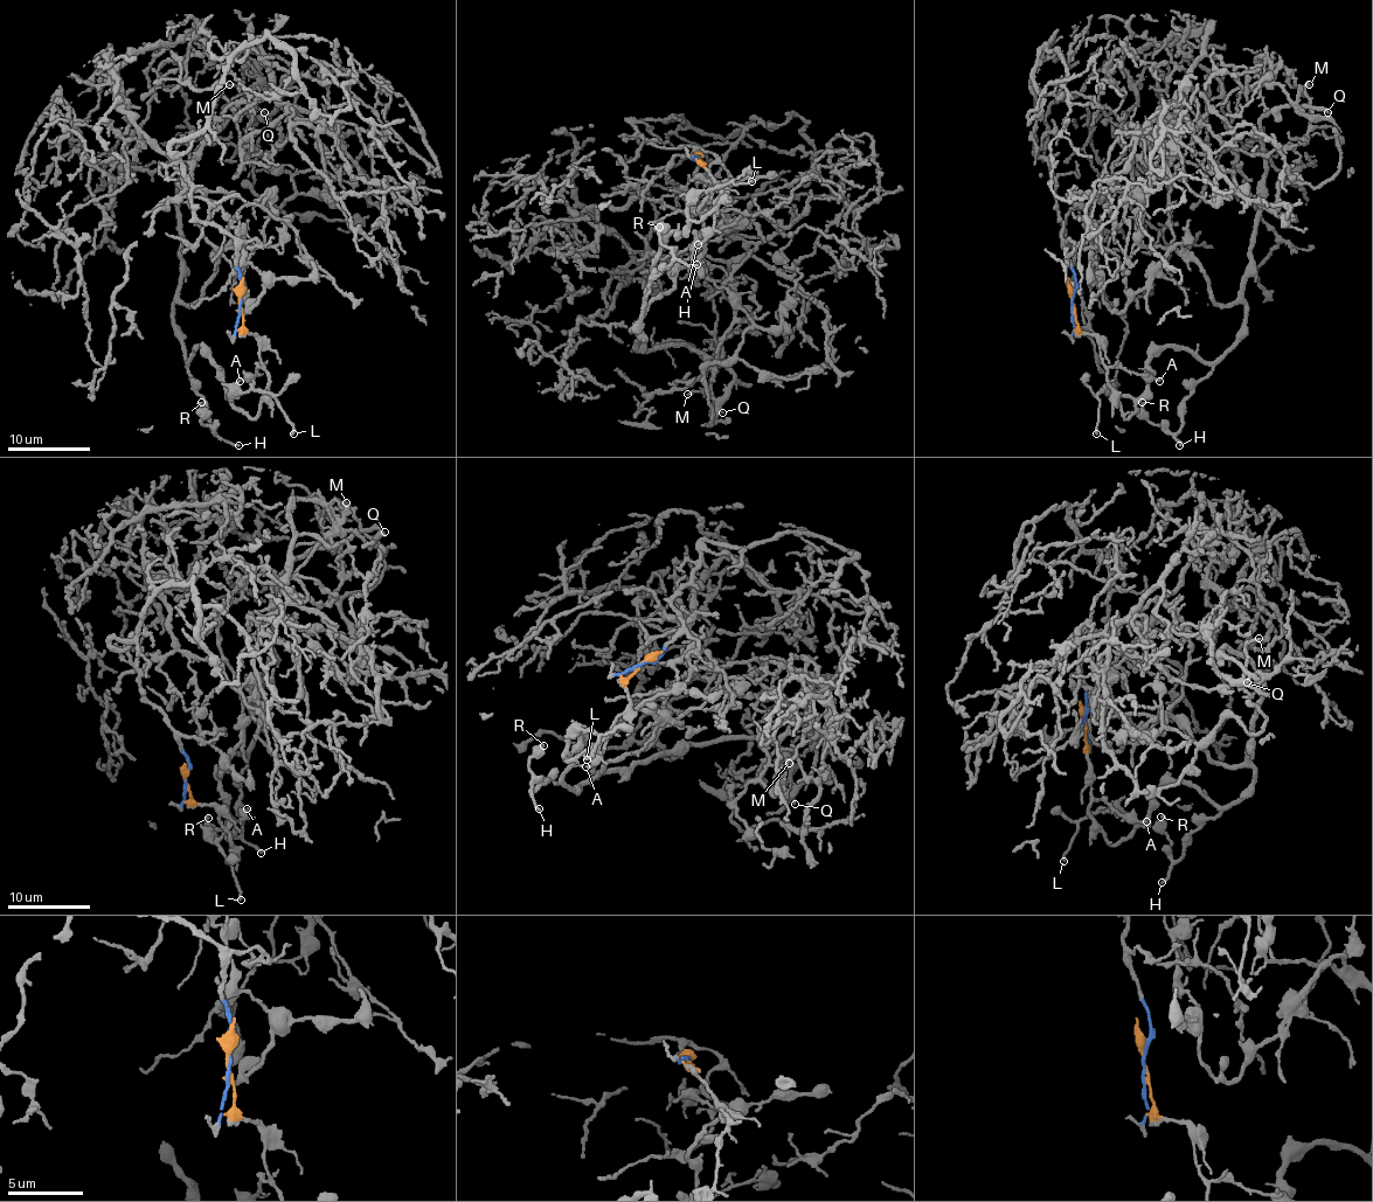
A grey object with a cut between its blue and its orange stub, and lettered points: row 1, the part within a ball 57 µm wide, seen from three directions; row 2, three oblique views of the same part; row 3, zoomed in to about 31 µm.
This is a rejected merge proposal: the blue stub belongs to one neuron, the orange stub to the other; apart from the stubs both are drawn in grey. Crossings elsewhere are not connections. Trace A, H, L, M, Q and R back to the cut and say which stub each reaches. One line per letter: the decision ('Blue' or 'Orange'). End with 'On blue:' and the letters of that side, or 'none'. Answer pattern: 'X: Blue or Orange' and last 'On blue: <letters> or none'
A: Orange
H: Orange
L: Orange
M: Orange
Q: Orange
R: Orange
On blue: none

